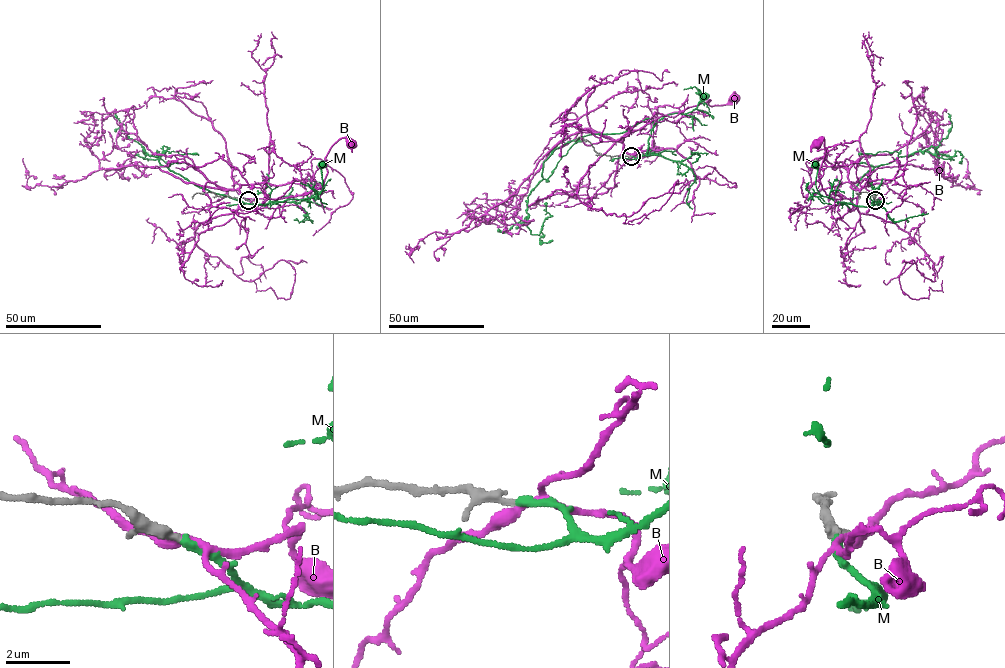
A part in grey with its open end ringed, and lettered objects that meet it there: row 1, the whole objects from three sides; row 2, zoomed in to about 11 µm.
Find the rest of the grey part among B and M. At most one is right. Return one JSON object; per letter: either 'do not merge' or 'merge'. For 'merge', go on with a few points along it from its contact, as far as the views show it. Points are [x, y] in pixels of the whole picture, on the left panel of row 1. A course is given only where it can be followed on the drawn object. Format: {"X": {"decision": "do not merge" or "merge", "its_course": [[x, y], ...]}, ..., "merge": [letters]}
{"B": {"decision": "do not merge"}, "M": {"decision": "merge", "its_course": [[248, 200], [265, 207], [289, 199], [318, 195], [322, 190], [321, 165]]}, "merge": ["M"]}

